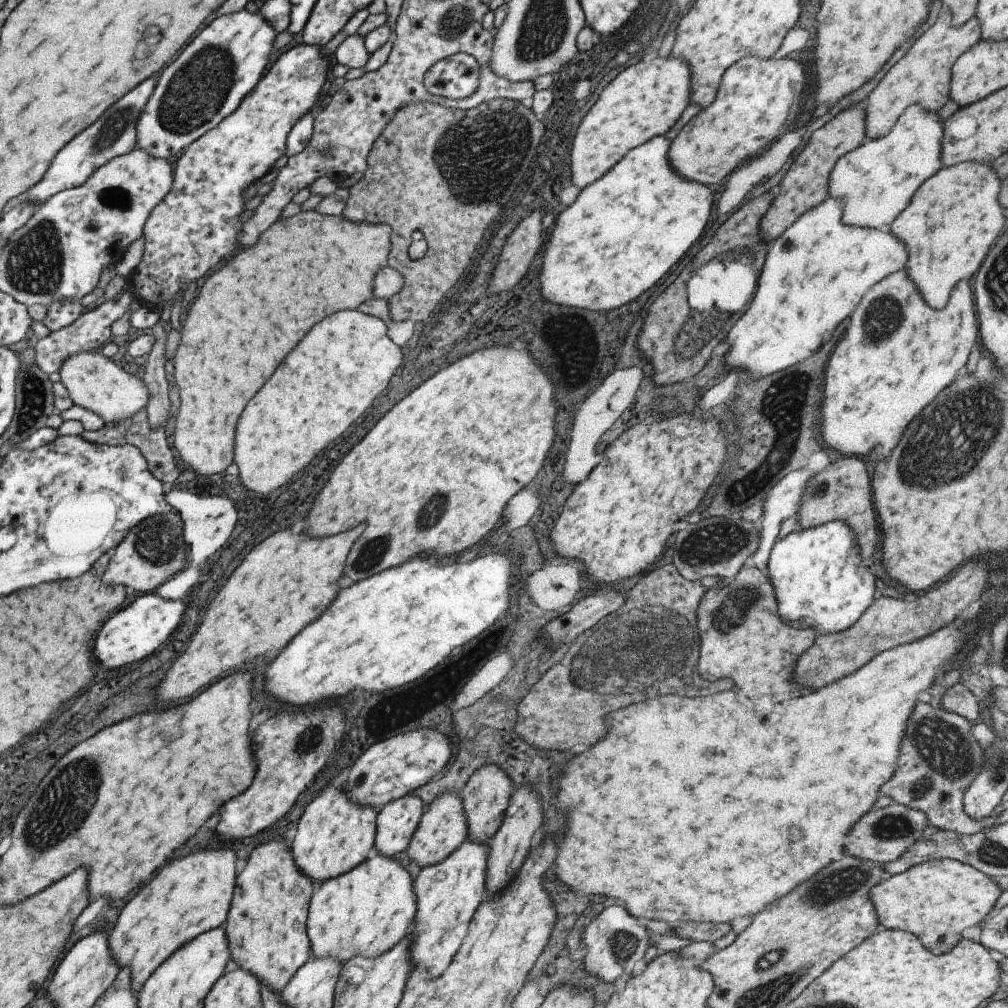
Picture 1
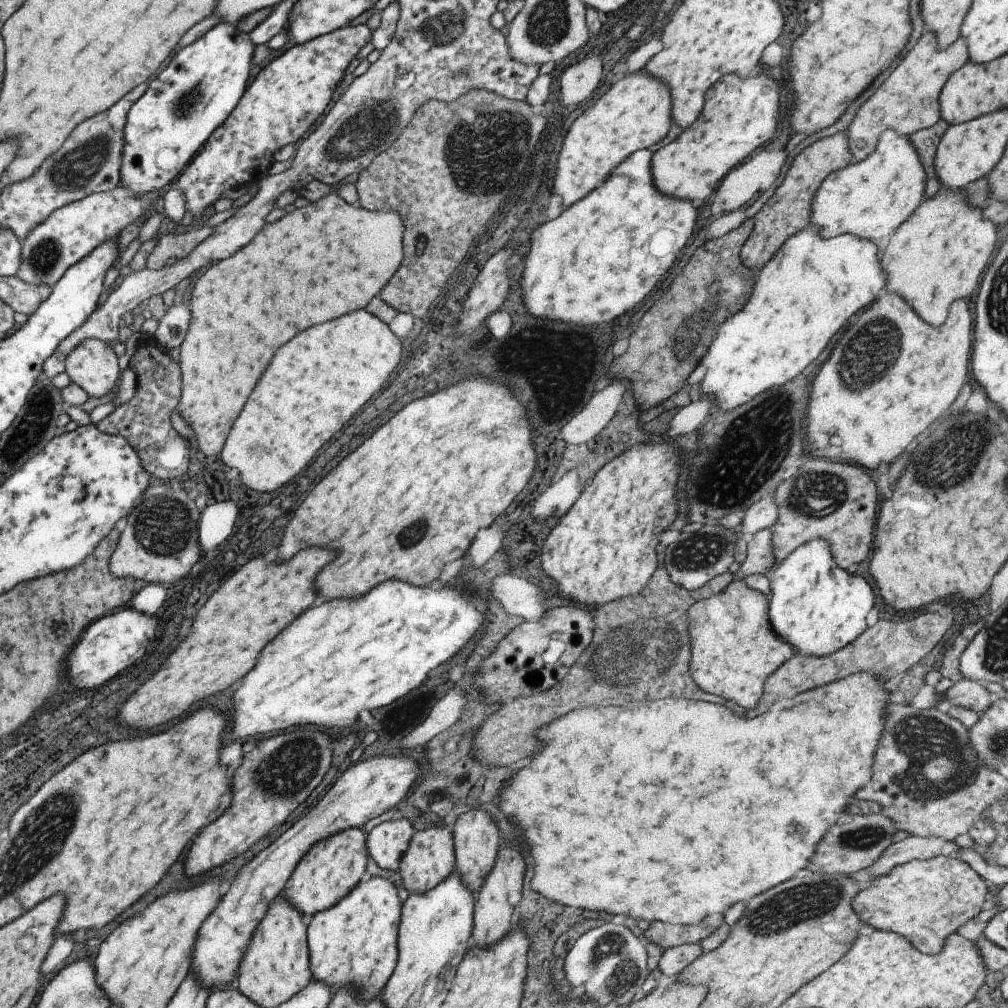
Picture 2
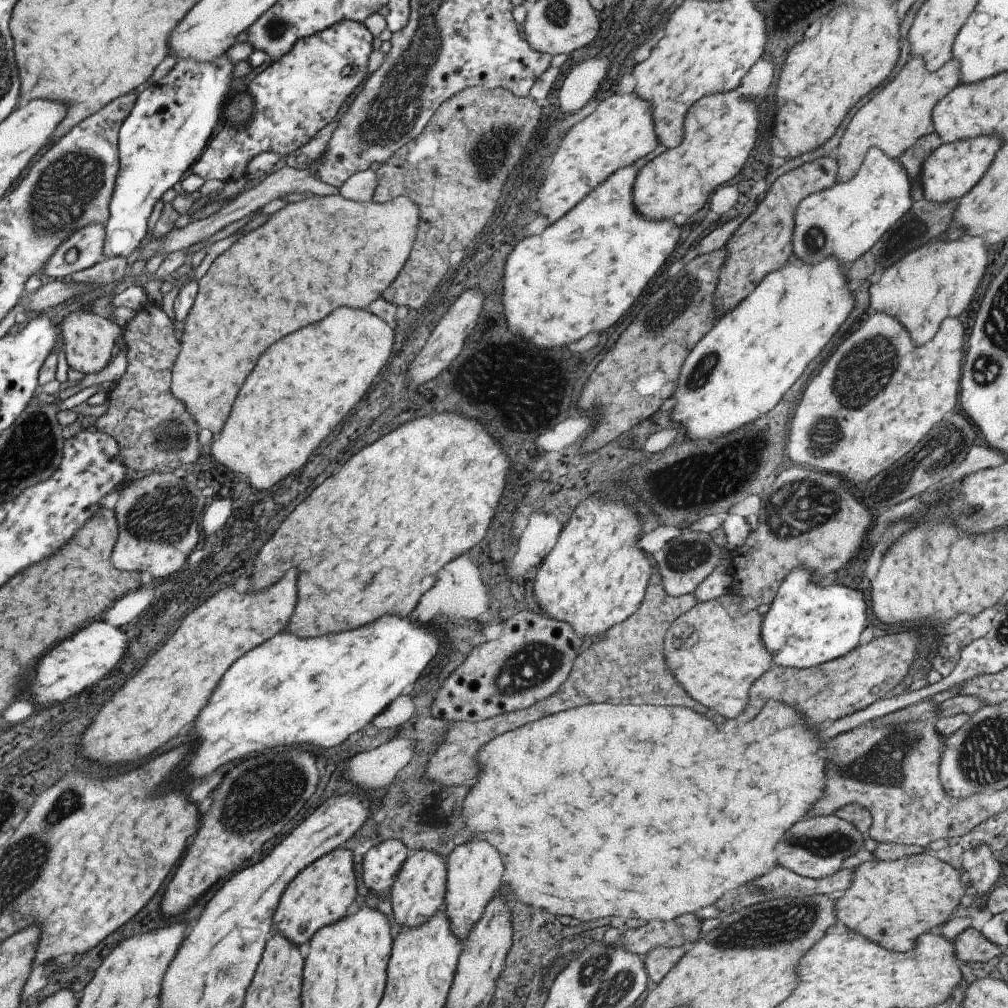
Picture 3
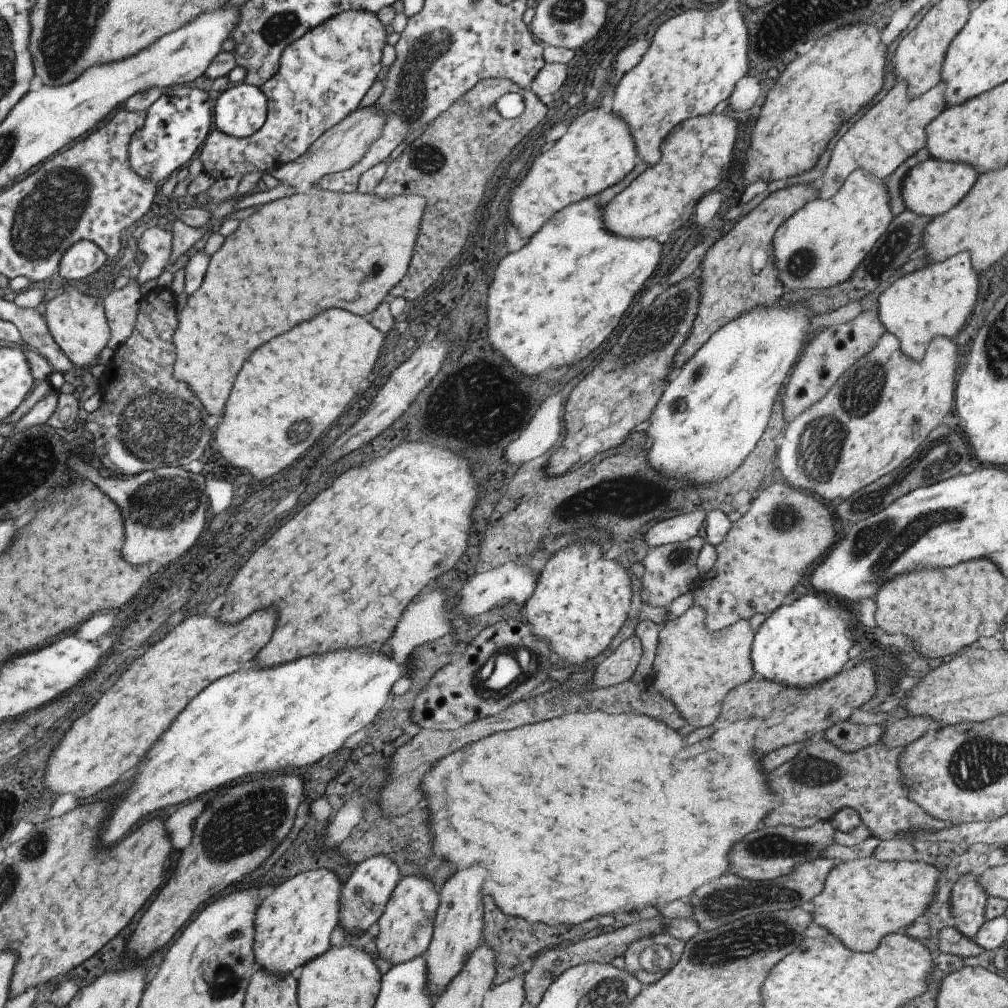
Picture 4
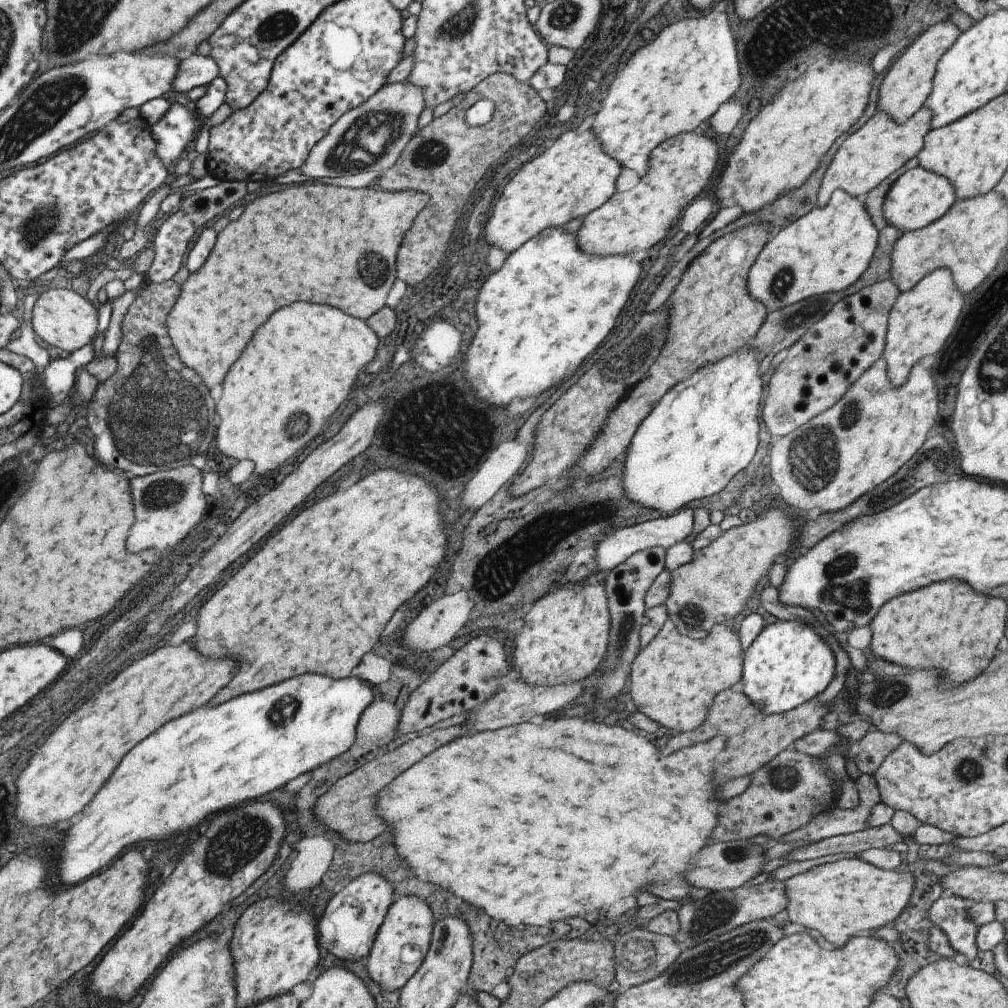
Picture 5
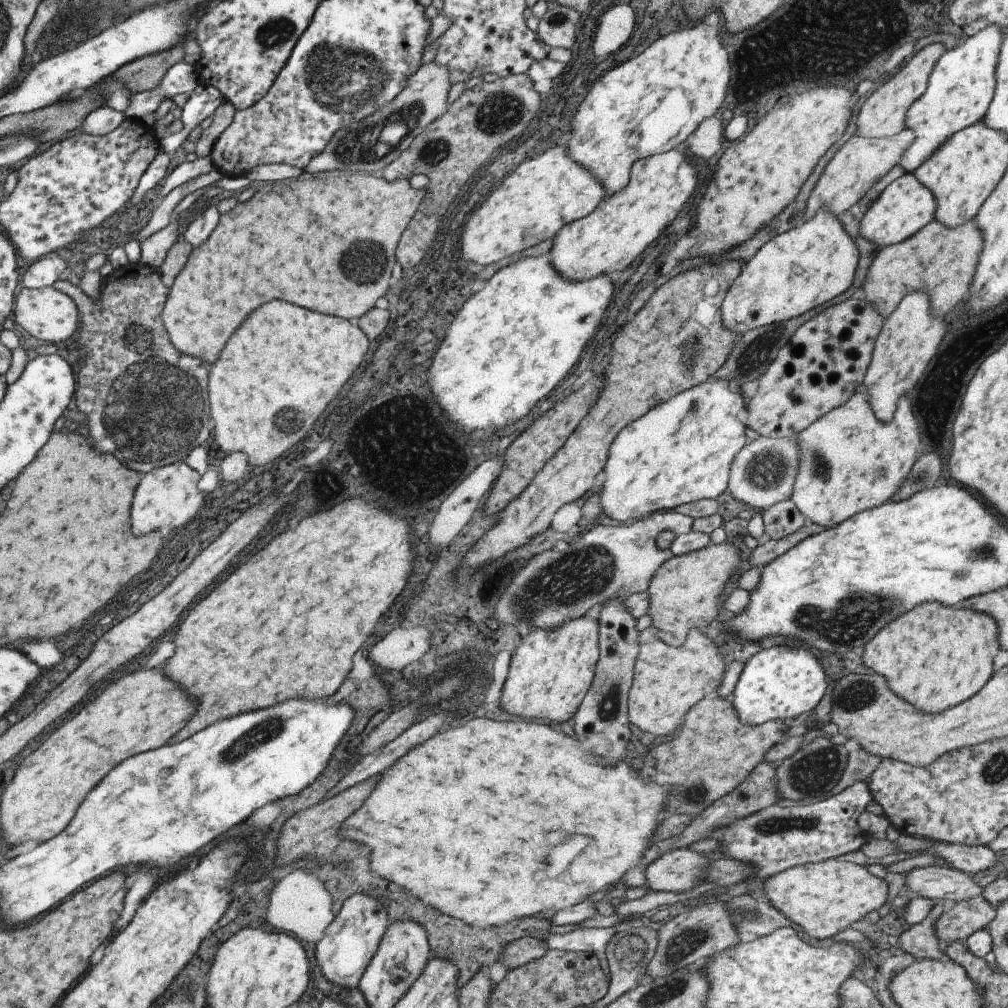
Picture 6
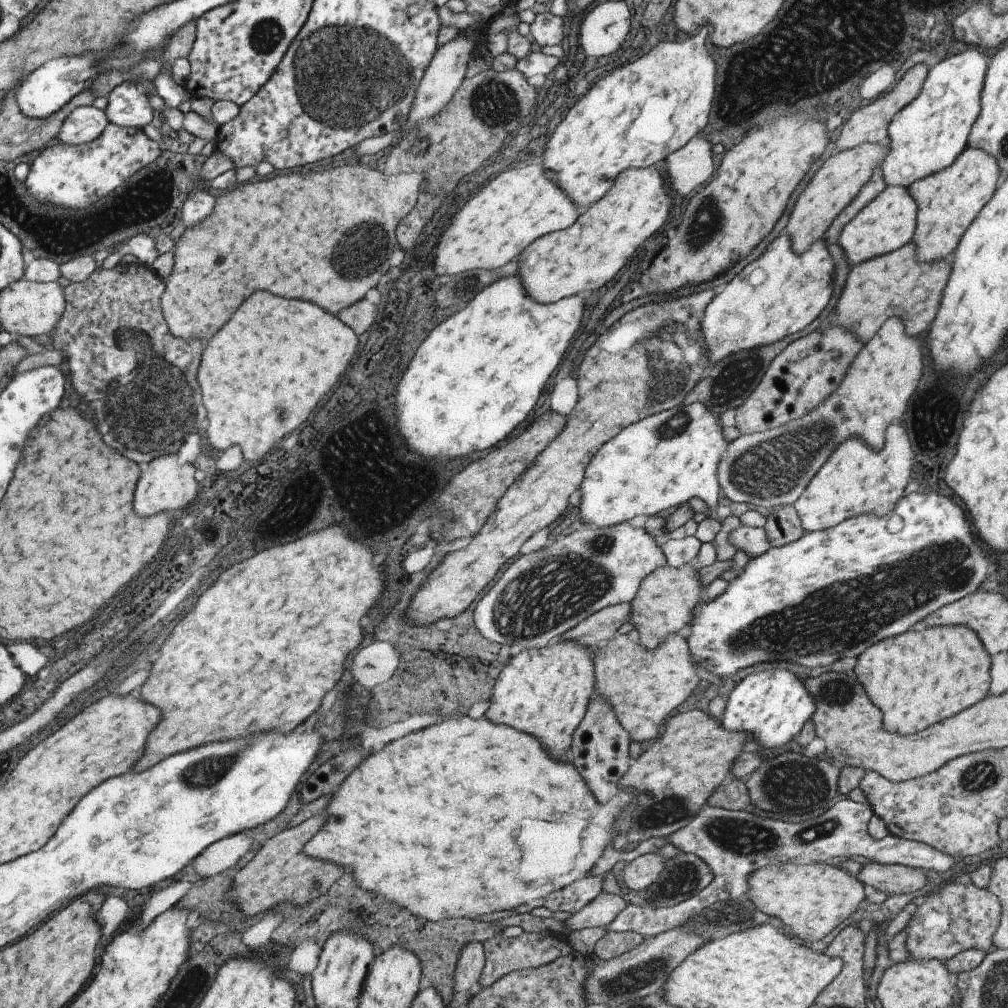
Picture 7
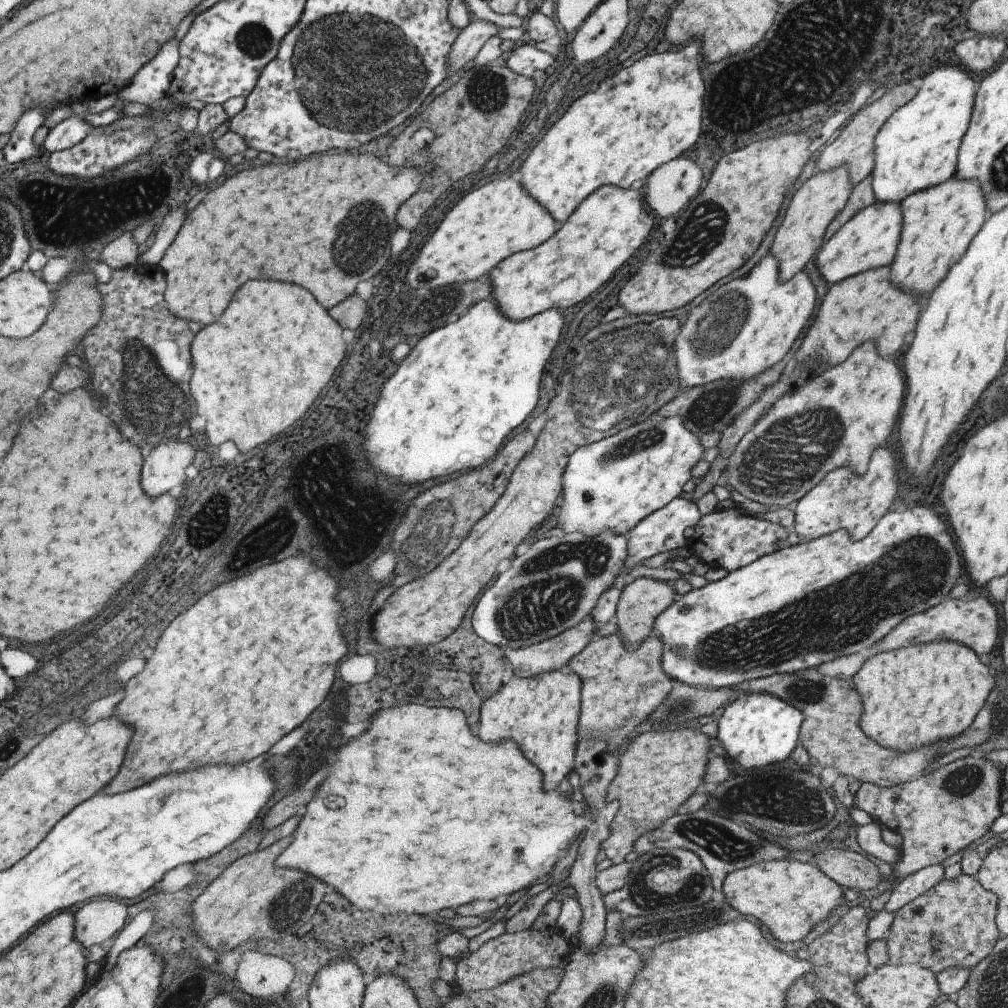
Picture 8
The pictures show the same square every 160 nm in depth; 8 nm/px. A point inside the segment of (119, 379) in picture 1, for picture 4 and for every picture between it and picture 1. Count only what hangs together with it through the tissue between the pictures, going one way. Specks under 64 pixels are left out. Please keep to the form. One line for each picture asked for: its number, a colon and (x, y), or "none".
2: (93, 364)
3: (89, 339)
4: (79, 322)

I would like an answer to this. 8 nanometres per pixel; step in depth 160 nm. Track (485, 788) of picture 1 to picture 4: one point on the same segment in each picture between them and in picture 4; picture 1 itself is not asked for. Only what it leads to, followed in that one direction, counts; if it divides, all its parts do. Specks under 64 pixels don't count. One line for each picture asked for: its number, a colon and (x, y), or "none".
2: (475, 840)
3: (474, 869)
4: (457, 928)

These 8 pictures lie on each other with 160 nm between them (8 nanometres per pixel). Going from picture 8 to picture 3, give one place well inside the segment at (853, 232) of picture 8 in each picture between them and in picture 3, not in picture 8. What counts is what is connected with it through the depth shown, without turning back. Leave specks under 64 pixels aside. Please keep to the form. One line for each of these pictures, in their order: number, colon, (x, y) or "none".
3: (952, 169)
4: (930, 188)
5: (917, 197)
6: (905, 205)
7: (885, 224)

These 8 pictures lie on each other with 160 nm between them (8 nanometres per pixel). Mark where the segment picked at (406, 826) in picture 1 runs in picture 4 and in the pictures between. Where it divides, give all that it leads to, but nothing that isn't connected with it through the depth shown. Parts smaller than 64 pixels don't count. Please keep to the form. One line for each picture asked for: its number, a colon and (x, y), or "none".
2: (386, 843)
3: (380, 865)
4: (362, 898)

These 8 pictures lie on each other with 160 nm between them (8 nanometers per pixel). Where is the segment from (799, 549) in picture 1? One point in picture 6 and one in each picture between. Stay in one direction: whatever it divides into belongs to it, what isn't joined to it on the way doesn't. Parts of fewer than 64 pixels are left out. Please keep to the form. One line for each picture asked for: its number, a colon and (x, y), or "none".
2: (816, 608)
3: (805, 626)
4: (799, 645)
5: (787, 665)
6: (782, 682)

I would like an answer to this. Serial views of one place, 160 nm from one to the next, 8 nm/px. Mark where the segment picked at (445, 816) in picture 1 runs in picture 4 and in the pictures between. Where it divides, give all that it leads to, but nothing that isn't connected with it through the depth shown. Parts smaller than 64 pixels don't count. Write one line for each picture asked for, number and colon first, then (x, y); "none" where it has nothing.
2: (429, 859)
3: (418, 891)
4: (405, 926)

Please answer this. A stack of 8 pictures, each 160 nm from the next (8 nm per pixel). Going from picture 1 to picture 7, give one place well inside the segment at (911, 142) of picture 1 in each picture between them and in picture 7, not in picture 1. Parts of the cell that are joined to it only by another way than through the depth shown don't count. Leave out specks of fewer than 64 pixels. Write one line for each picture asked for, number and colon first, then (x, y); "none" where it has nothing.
2: (868, 200)
3: (844, 221)
4: (819, 246)
5: (826, 250)
6: (804, 267)
7: (780, 292)

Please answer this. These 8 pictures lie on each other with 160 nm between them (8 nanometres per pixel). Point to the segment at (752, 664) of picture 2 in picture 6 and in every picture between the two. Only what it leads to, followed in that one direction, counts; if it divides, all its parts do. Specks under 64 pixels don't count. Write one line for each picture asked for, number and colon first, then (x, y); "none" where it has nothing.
3: (715, 652)
4: (693, 669)
5: (673, 680)
6: (668, 681)

